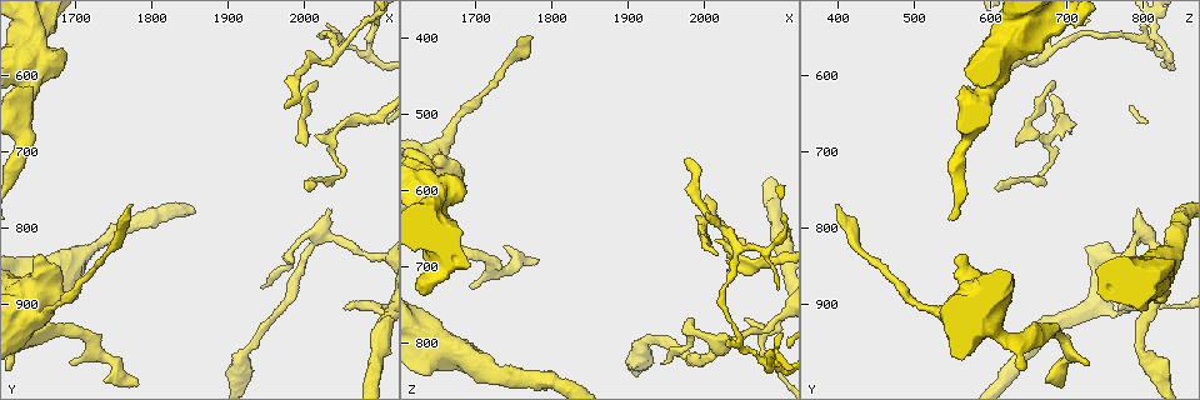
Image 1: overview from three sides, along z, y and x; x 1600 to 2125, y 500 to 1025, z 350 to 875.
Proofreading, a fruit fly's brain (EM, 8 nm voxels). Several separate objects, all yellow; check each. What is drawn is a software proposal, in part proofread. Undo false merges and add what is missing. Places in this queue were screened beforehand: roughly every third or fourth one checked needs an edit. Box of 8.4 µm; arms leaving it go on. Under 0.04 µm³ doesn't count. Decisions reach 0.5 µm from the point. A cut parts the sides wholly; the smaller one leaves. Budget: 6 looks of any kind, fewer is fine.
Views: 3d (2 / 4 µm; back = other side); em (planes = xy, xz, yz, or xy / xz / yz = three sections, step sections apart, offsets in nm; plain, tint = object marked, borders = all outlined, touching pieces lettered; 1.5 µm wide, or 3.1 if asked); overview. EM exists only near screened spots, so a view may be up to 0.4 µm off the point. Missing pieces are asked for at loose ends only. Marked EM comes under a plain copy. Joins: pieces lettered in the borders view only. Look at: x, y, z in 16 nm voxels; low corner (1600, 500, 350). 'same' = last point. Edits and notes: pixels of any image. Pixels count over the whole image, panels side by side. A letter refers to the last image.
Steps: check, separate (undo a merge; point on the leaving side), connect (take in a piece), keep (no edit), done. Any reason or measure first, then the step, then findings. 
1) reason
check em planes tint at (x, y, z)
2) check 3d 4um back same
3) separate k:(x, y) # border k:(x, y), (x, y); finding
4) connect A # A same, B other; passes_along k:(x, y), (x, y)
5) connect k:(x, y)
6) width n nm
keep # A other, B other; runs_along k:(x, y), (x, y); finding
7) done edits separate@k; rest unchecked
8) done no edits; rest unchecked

stops while still wide
check em planes borders at (1660, 840, 550)

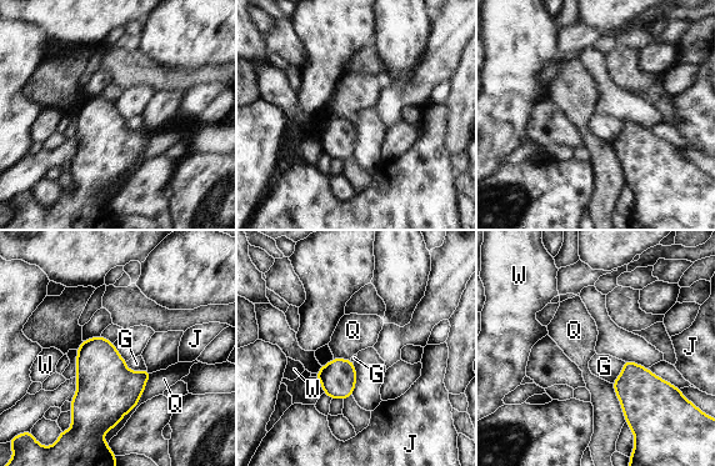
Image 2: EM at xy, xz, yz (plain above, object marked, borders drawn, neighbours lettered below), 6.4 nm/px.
keep # G other, J other, Q other, W other; border 2:(153, 372), (140, 400), (106, 431); no lettered piece goes on from it

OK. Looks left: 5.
an open end
check em xz step 4 borders at (1695, 975, 730)

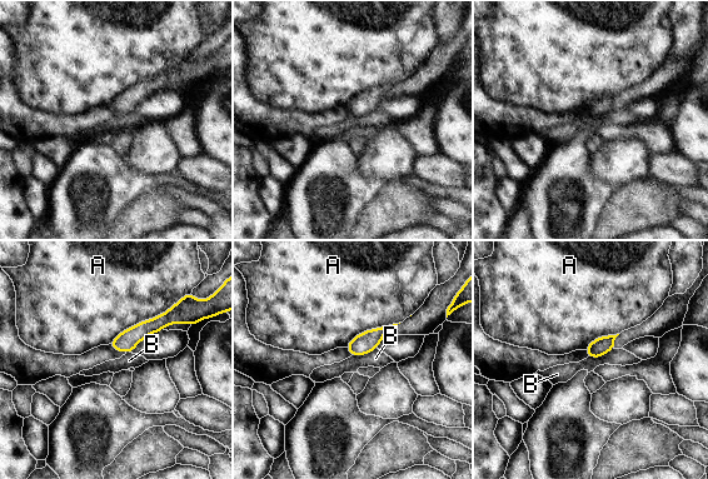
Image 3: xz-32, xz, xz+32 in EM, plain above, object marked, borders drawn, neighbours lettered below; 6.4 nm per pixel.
keep # A other, B other; border 3:(614, 348), (602, 355), (588, 357); no lettered piece goes on from it

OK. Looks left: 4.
sudden change in width
check 3d 4um at (1670, 580, 605)

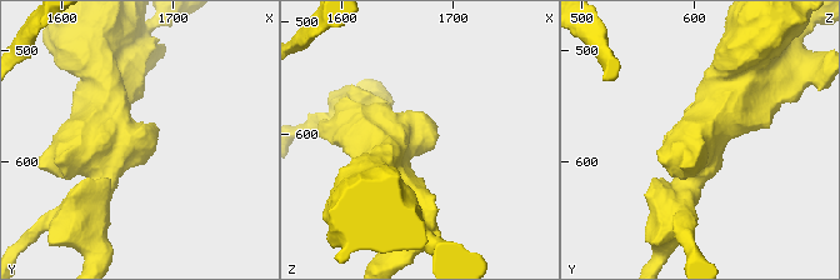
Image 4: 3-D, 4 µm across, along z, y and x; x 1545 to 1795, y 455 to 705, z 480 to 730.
check em yz step 4 tint at (1672, 578, 602)

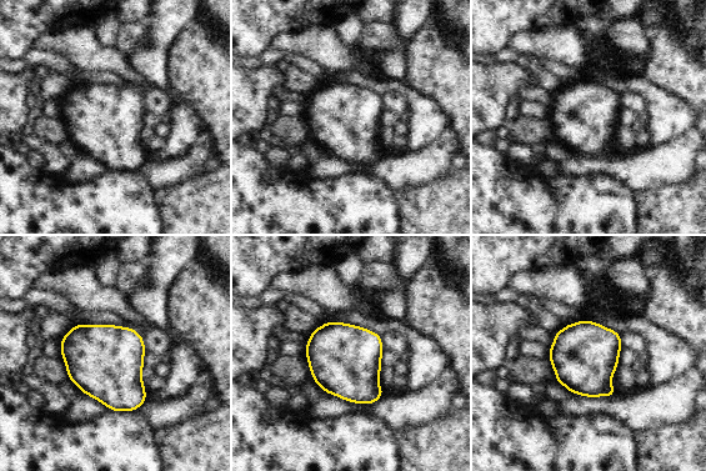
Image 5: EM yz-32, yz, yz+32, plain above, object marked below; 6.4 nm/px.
cut it another way
check em xz step 8 borders same

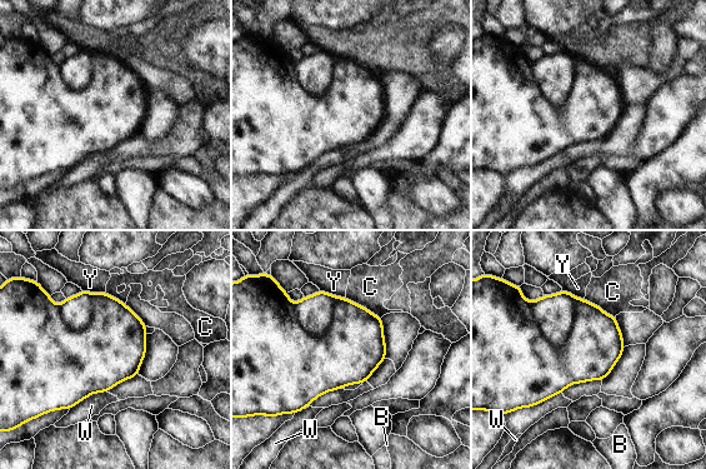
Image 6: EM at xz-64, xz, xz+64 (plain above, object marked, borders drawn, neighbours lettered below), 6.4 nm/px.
keep # B other, C other, W other, Y other; border 6:(106, 390), (91, 393), (69, 408); one neuron here

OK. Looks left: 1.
done no edits; rest unchecked

